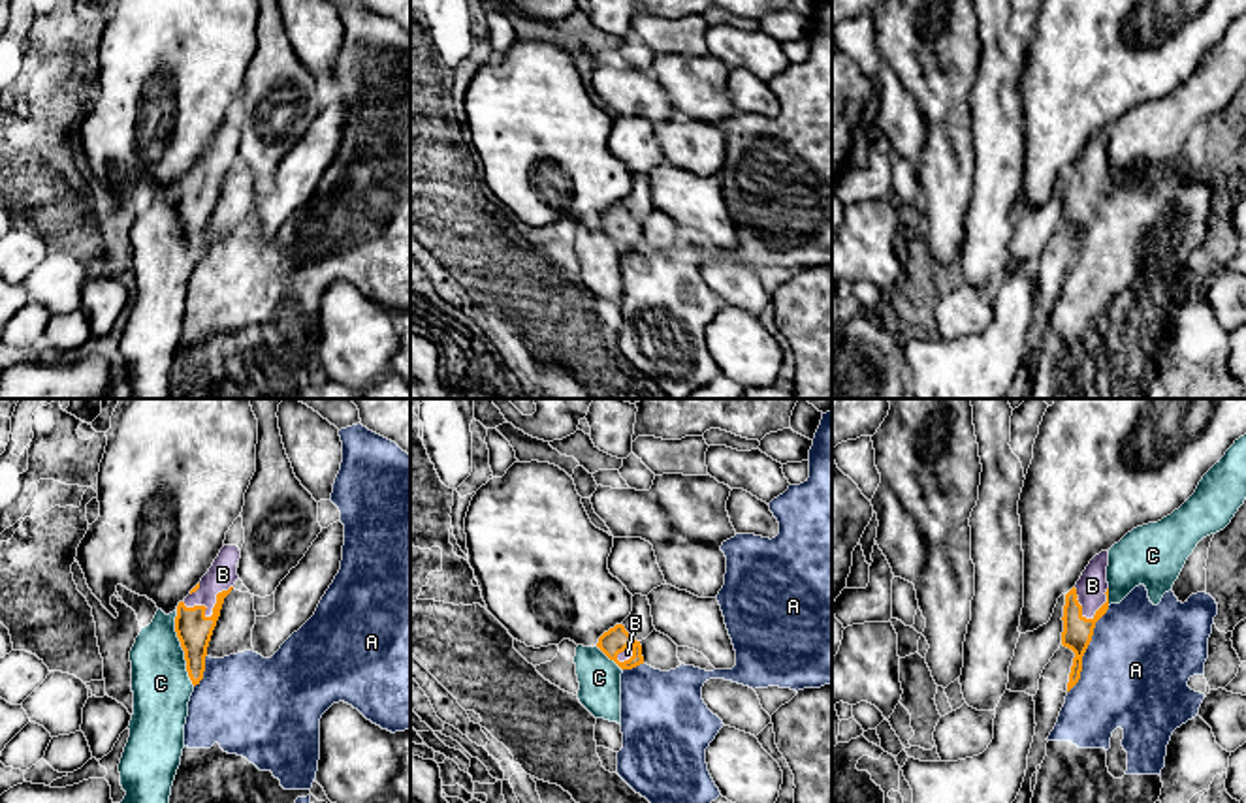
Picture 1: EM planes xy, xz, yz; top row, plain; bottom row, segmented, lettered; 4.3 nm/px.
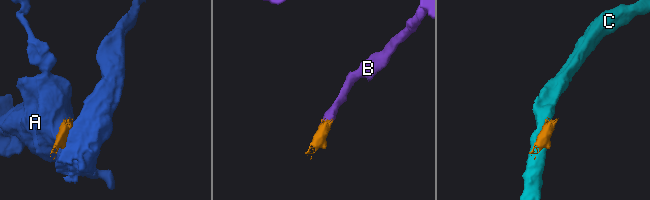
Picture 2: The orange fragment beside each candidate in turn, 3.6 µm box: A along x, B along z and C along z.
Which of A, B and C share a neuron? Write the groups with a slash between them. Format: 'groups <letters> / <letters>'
groups A / B / C

